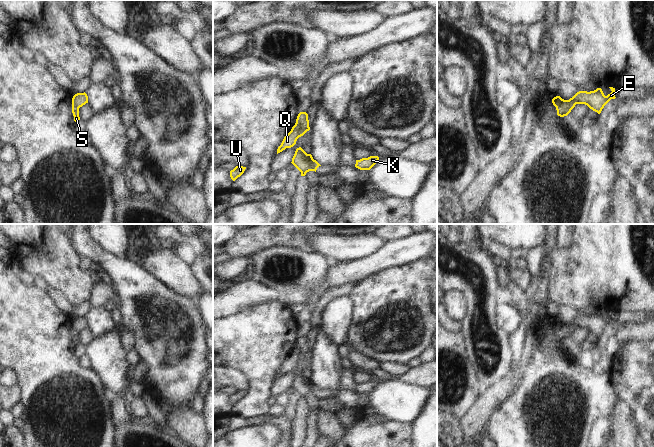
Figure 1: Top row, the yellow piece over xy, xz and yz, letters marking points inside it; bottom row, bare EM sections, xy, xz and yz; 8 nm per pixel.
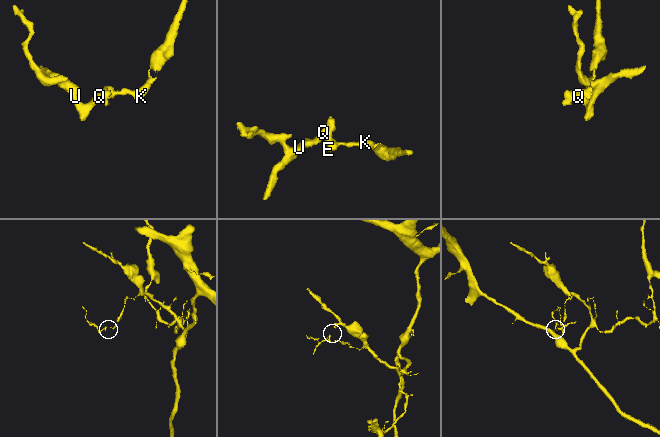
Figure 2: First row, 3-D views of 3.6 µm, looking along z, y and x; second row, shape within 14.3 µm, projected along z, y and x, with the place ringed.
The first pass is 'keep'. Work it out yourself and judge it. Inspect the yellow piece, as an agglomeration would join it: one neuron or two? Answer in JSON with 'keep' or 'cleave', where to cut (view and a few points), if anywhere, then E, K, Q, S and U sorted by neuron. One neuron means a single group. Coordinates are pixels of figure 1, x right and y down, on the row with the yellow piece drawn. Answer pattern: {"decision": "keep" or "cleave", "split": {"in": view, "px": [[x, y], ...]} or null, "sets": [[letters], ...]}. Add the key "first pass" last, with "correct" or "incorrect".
{"decision": "cleave", "split": {"in": "xz", "px": [[296, 122], [299, 127], [299, 136]]}, "sets": [["E", "K"], ["Q", "S", "U"]], "first pass": "incorrect"}

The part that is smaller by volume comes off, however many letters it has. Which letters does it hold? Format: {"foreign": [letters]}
{"foreign": ["Q", "S", "U"]}

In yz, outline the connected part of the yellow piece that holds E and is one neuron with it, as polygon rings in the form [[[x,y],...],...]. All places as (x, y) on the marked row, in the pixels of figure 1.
[[[609,87],[611,93],[607,96],[604,95],[601,88],[597,88],[594,91],[579,91],[569,101],[575,104],[585,104],[598,114],[601,113],[604,106],[611,100],[615,99],[615,88]]]

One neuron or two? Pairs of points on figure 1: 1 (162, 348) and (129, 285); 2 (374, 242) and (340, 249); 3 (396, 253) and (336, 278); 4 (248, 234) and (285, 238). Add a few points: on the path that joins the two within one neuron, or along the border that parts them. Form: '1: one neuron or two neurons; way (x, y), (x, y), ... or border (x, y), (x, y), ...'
1: one neuron; way (147, 332), (141, 327), (133, 301)
2: one neuron; way (366, 244), (348, 248)
3: one neuron; way (381, 261), (351, 272)
4: one neuron; way (257, 237), (276, 237)

